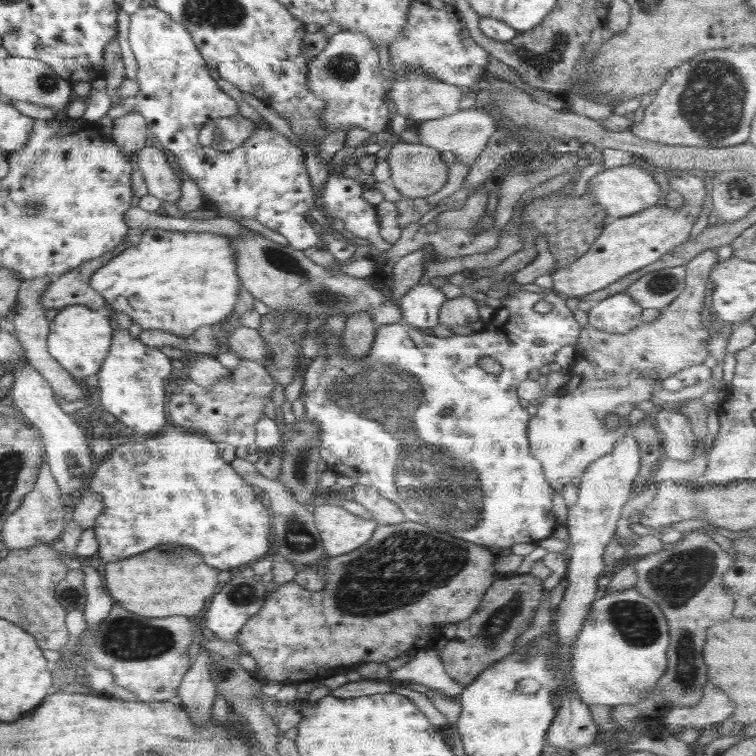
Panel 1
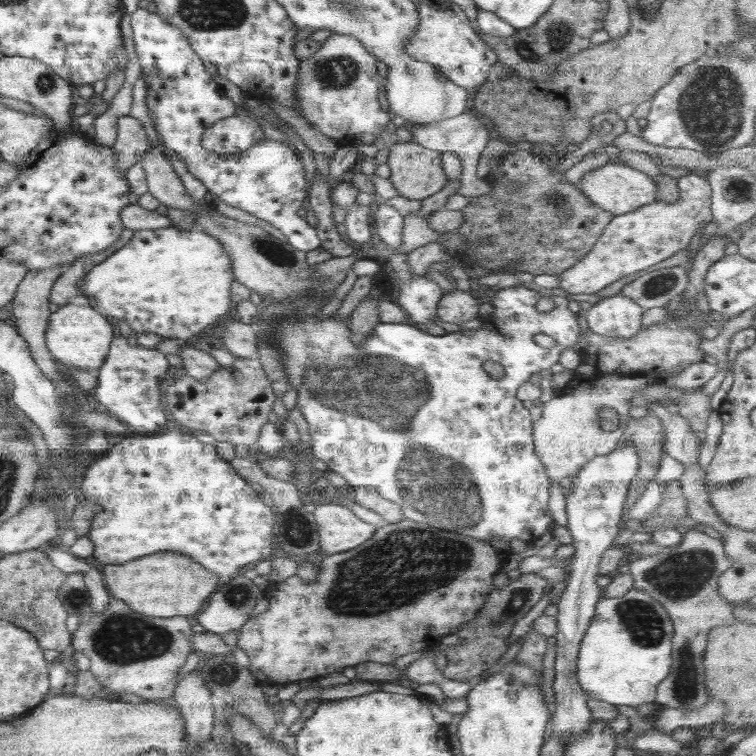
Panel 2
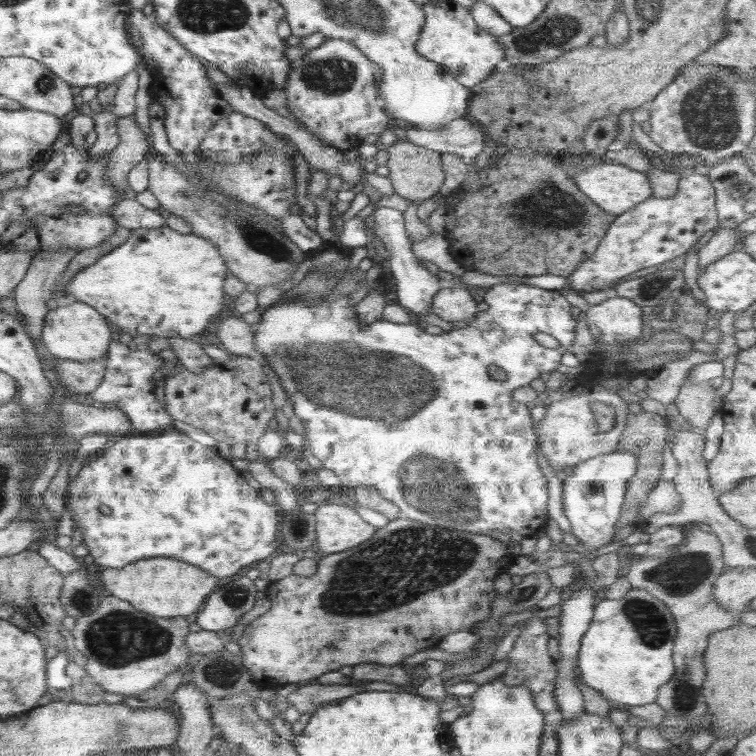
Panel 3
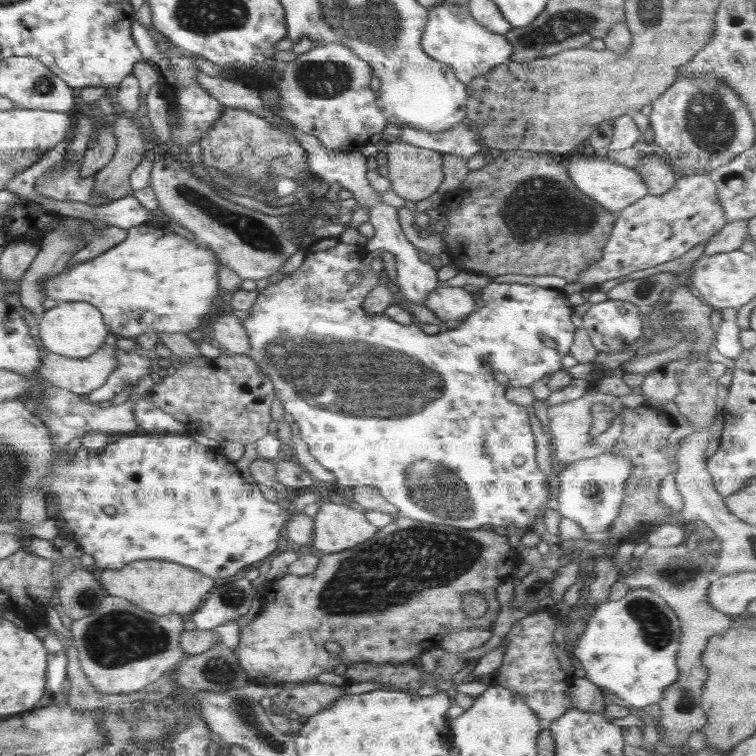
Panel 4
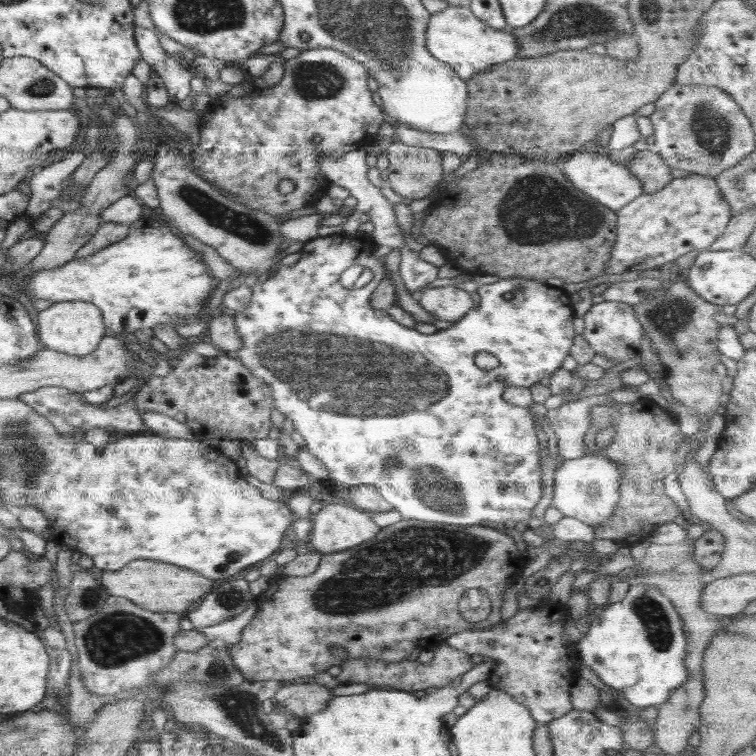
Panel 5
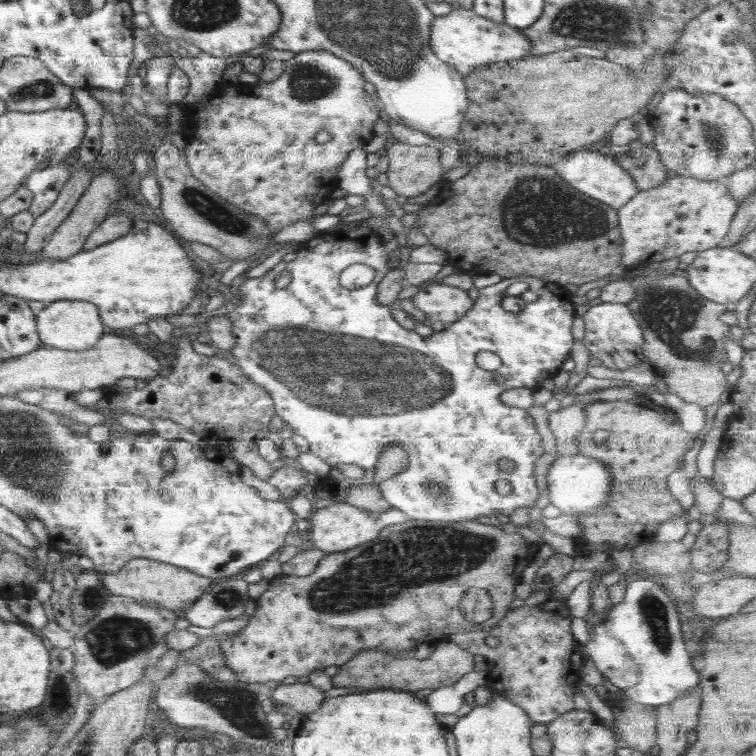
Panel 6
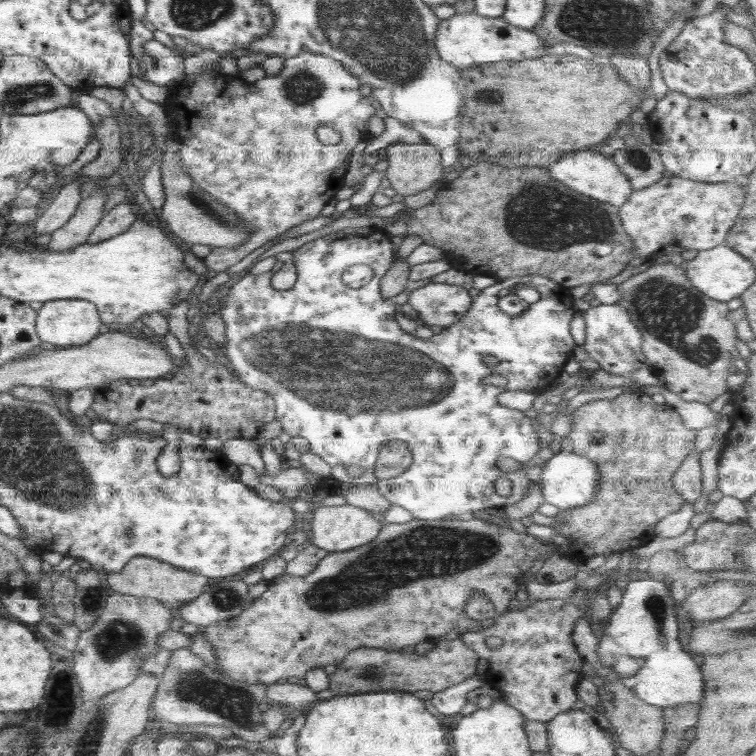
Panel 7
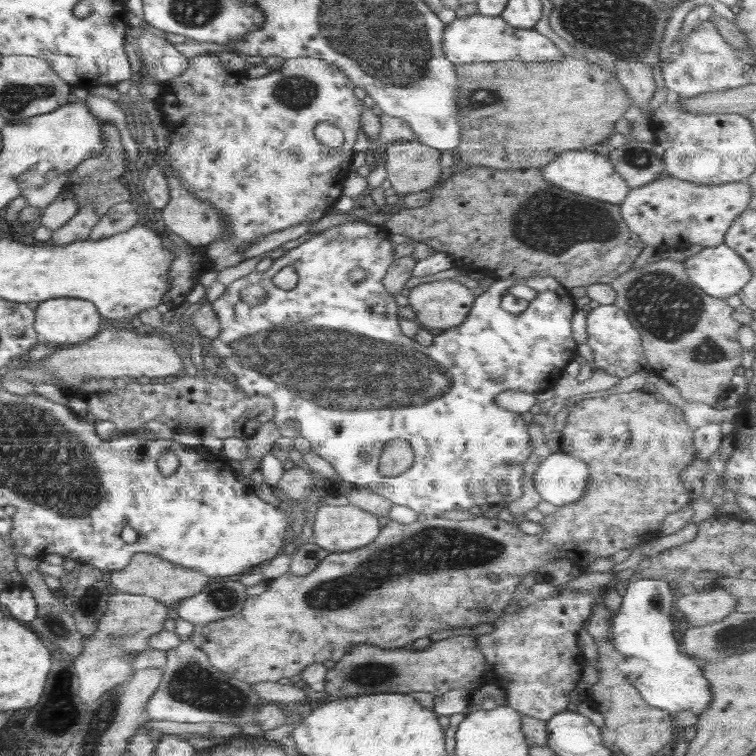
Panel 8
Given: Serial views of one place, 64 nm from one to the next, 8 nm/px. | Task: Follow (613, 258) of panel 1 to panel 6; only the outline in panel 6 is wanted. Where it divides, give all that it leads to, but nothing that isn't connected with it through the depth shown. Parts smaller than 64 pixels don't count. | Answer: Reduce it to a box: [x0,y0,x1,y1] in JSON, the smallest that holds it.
[616,176,739,269]

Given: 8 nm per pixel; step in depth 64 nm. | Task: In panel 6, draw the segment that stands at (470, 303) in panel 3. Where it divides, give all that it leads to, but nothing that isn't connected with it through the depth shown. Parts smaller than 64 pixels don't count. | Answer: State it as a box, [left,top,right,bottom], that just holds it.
[411,282,475,326]

